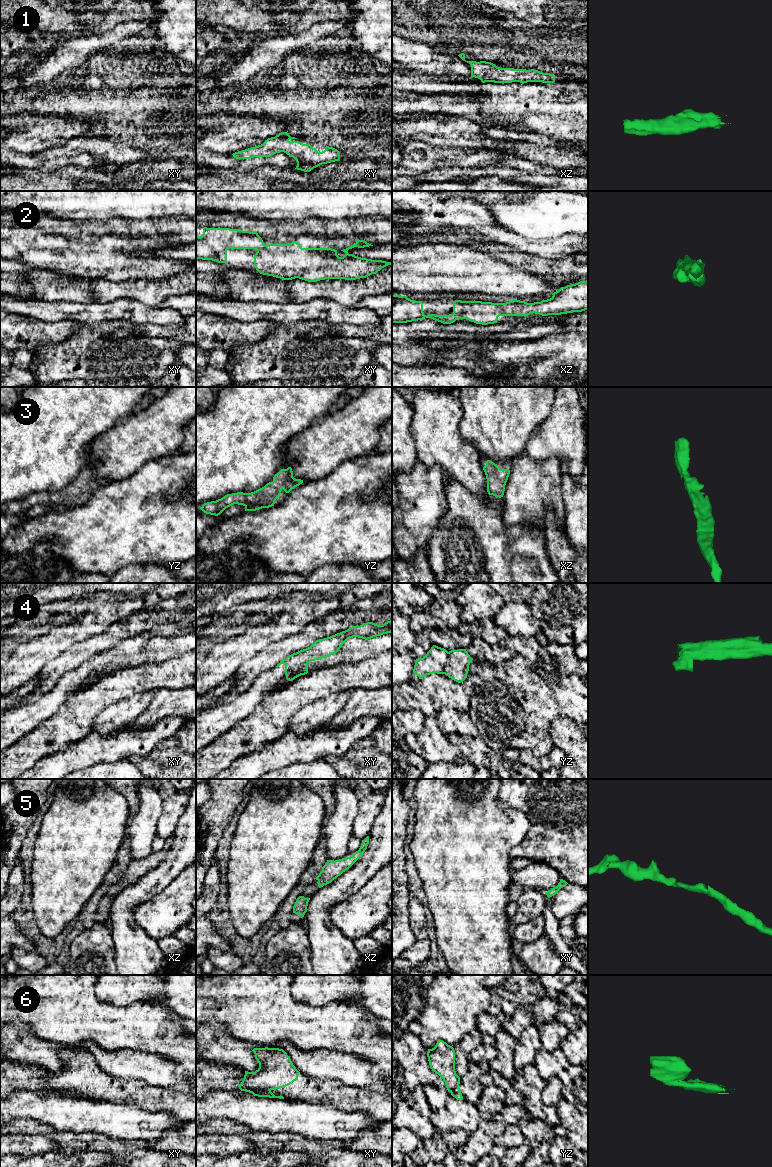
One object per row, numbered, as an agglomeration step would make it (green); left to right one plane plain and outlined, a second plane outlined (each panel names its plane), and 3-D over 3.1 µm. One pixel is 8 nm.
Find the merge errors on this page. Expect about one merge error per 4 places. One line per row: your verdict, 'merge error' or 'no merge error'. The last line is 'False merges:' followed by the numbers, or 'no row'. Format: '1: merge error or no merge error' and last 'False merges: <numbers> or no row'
1: no merge error
2: no merge error
3: no merge error
4: merge error
5: no merge error
6: merge error
False merges: 4, 6

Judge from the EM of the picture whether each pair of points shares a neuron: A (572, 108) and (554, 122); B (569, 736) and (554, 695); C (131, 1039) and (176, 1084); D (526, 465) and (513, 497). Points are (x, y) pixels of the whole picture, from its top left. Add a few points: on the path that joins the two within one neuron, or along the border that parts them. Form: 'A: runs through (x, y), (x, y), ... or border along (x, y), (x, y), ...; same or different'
A: runs through (568, 112), (558, 122); same
B: border along (550, 722), (557, 717), (567, 716), (577, 724); different
C: border along (121, 1049), (138, 1049), (167, 1058); different
D: runs through (526, 473), (526, 484), (521, 489); same

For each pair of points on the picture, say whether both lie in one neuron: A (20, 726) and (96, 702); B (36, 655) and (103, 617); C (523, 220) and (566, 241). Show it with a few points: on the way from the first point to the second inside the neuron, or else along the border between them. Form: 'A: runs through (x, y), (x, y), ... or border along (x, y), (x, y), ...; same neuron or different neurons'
A: border along (67, 700), (52, 715), (31, 730); different neurons
B: runs through (53, 639), (64, 631), (78, 630), (86, 626); same neuron
C: border along (577, 234), (563, 234), (555, 238), (535, 240); different neurons

